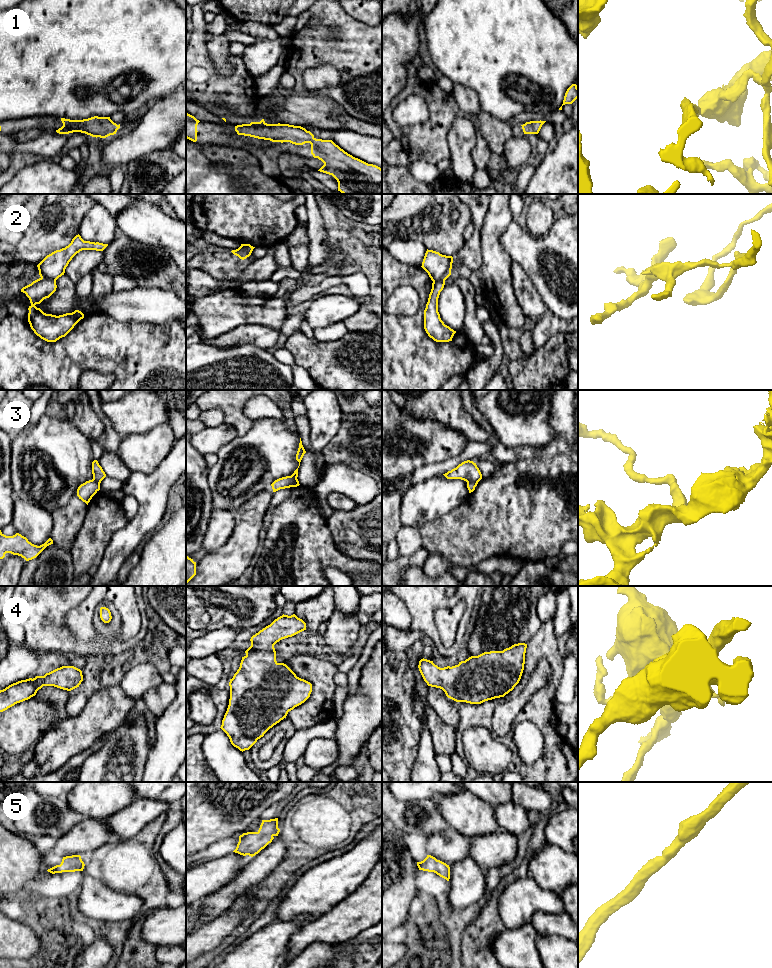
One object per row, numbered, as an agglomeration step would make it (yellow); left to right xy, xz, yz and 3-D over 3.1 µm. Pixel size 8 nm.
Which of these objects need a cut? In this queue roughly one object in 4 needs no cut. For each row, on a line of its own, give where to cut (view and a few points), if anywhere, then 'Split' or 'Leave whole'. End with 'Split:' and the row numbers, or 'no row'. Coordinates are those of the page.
1: No split. Leave whole
2: Split along xy (41, 277), (55, 281). Split
3: Split along xz (291, 475), (292, 482), (290, 486). Split
4: No split. Leave whole
5: No split. Leave whole
Split: 2, 3

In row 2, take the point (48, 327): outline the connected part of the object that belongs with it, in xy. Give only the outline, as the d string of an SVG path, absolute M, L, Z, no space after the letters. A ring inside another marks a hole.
M39 278L21 289L21 292L26 294L31 303L28 308L30 327L37 336L47 342L56 342L65 337L84 318L84 314L79 310L56 316L46 314L35 306L49 298L56 291L56 288L56 281Z

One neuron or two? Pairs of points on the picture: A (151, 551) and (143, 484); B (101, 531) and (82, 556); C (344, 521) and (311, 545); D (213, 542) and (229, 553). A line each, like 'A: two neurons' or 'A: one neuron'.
A: two neurons
B: one neuron
C: two neurons
D: two neurons

